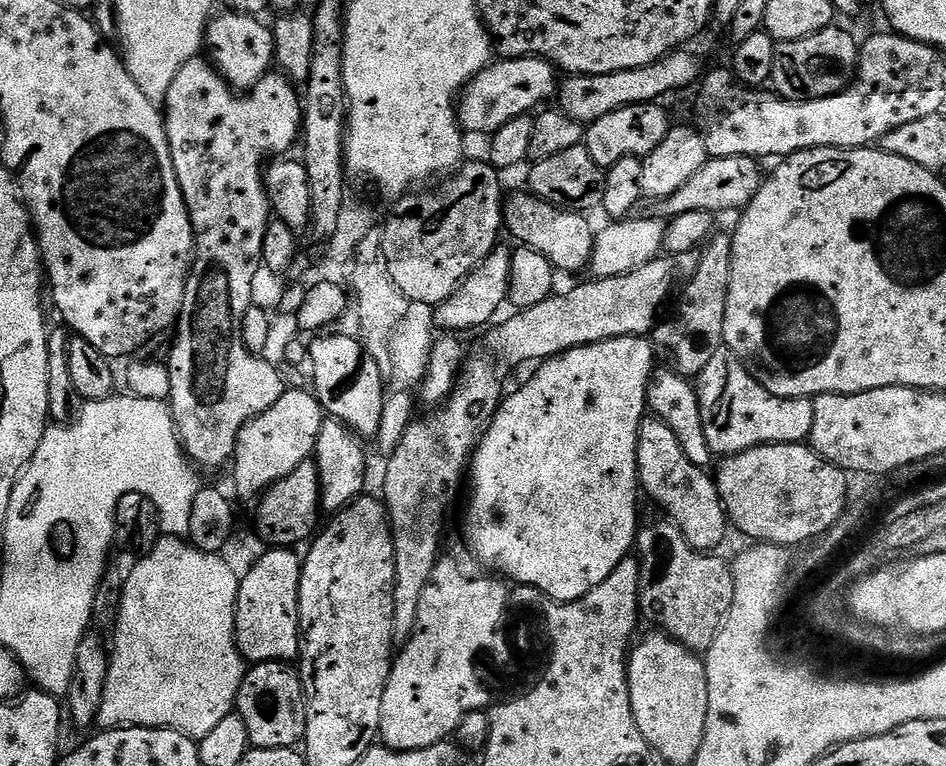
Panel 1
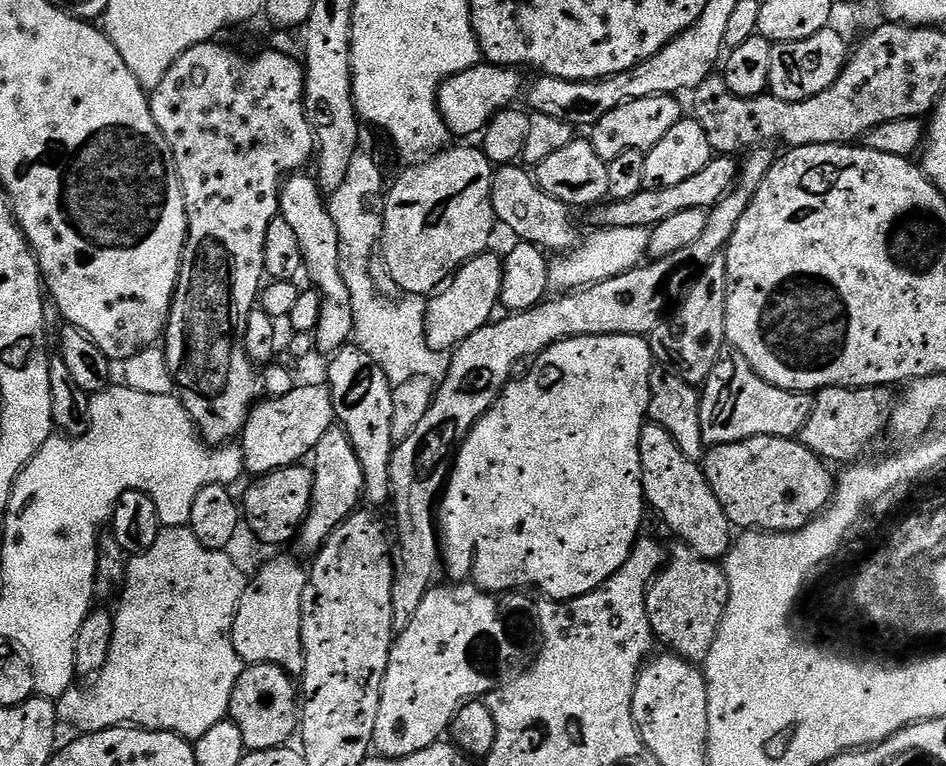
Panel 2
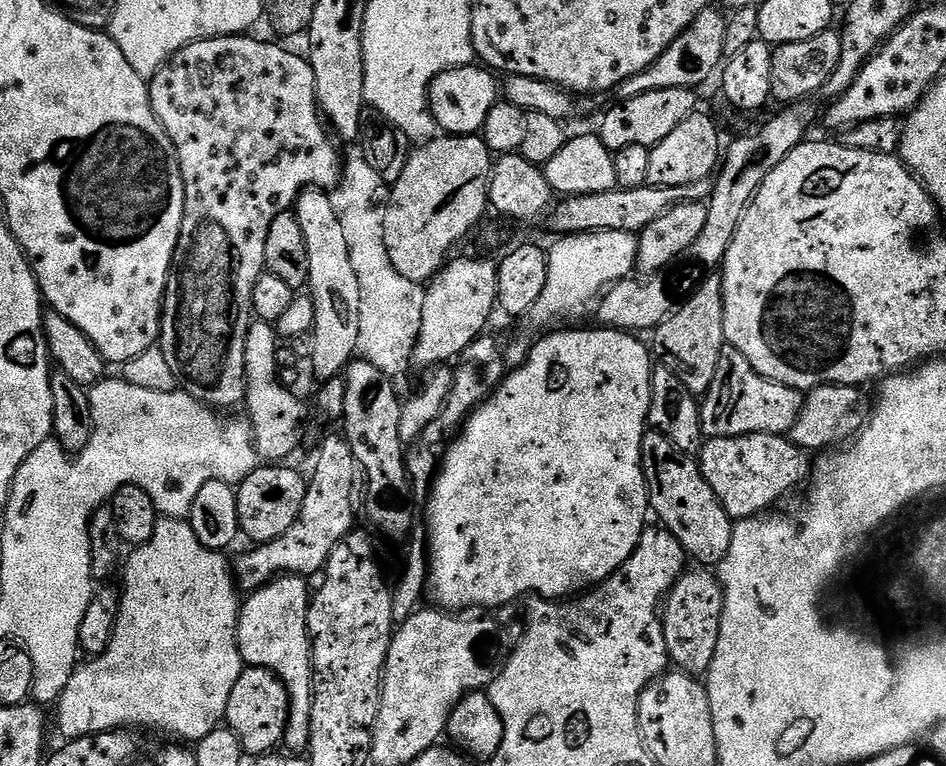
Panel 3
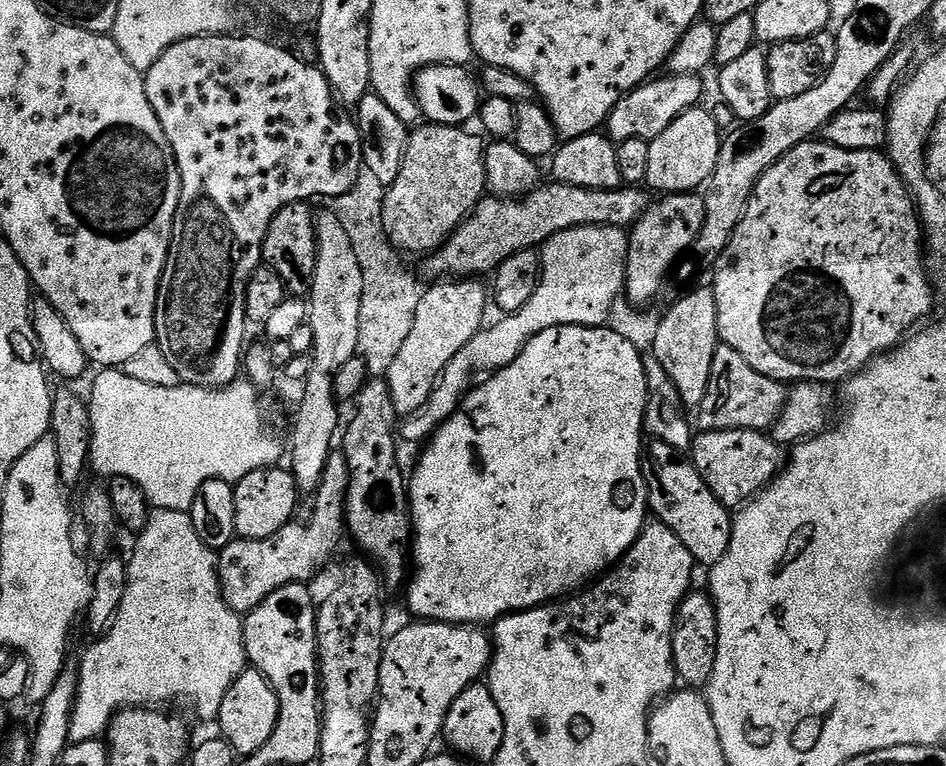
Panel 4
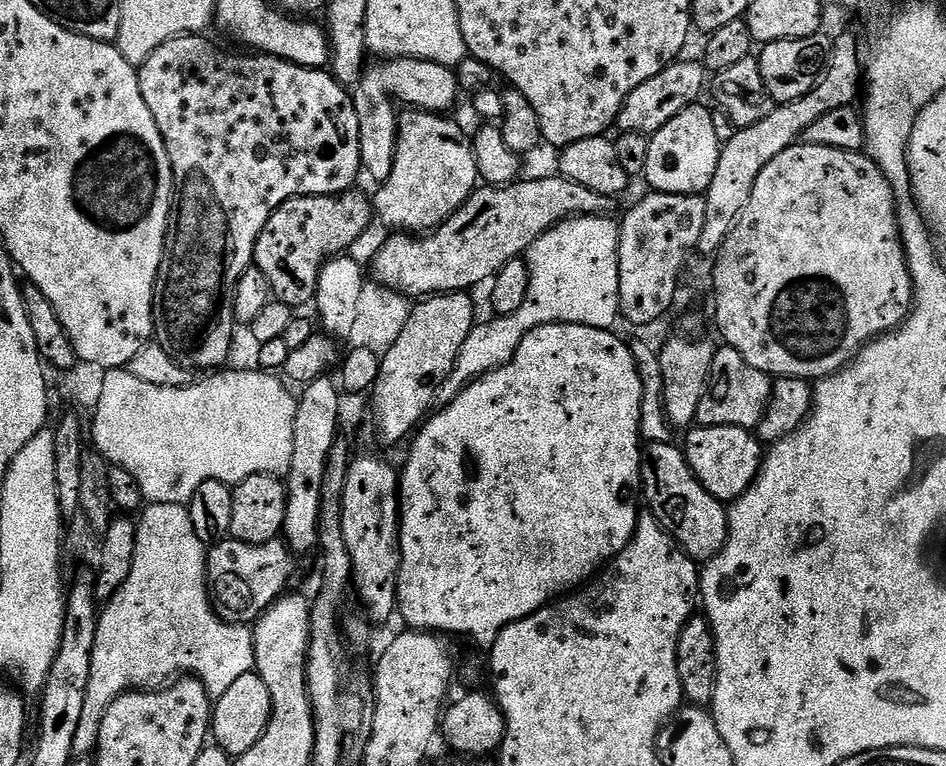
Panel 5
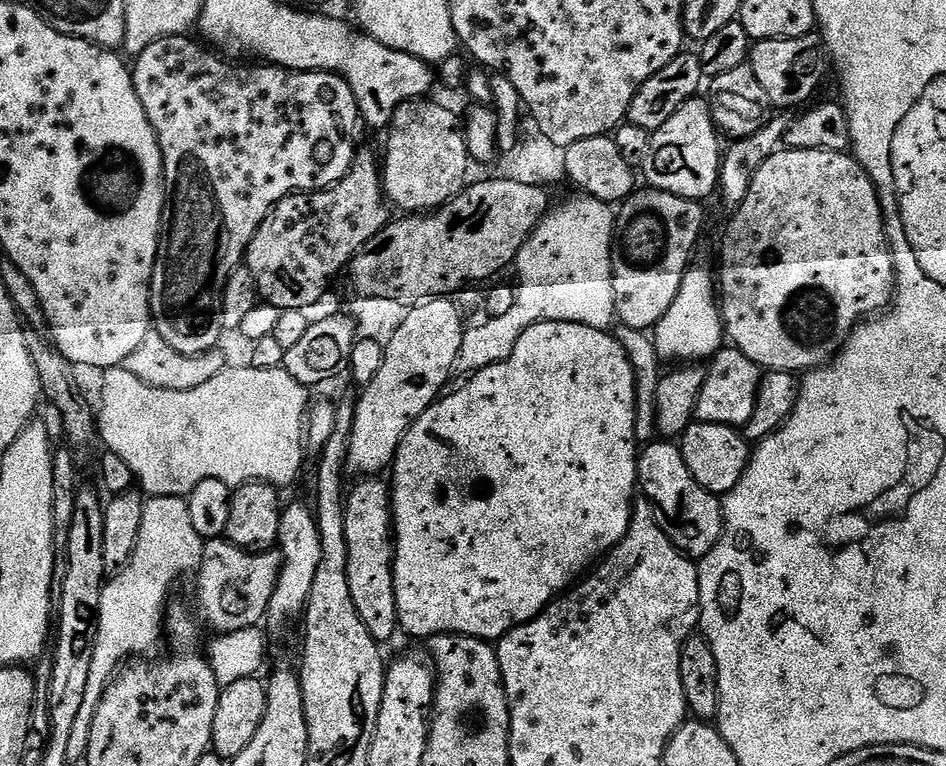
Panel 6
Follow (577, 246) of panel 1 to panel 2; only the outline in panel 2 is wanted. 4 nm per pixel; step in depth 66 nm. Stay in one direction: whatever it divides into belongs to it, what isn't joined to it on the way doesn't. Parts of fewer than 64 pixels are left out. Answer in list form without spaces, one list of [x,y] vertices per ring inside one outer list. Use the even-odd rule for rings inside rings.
[[[505,164],[493,171],[492,205],[497,221],[503,227],[505,224],[516,235],[517,241],[534,244],[552,254],[570,252],[578,243],[576,228],[572,225],[573,213],[568,205],[543,192],[536,185],[533,173],[527,167]]]

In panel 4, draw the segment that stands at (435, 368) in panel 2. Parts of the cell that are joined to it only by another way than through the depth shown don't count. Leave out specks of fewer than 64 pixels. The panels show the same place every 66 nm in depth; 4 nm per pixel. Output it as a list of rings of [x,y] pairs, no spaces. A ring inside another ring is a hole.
[[[361,170],[352,189],[335,201],[334,215],[344,224],[352,243],[358,266],[362,266],[362,314],[358,318],[357,353],[366,362],[369,373],[387,373],[390,362],[398,358],[402,342],[414,326],[414,314],[422,295],[422,284],[402,272],[392,261],[394,249],[384,229],[384,198],[386,185],[374,174]]]

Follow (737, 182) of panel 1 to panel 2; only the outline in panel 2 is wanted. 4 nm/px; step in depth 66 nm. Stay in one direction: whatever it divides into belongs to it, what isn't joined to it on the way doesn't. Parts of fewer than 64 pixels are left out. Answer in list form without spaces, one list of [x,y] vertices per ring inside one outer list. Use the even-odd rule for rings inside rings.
[[[720,154],[713,158],[709,164],[702,166],[698,174],[678,182],[674,186],[665,188],[646,188],[634,194],[634,198],[621,200],[608,200],[603,206],[597,207],[596,224],[601,228],[617,228],[630,230],[631,228],[655,228],[658,222],[666,222],[681,210],[710,210],[722,197],[728,195],[736,186],[738,164],[731,155]]]

